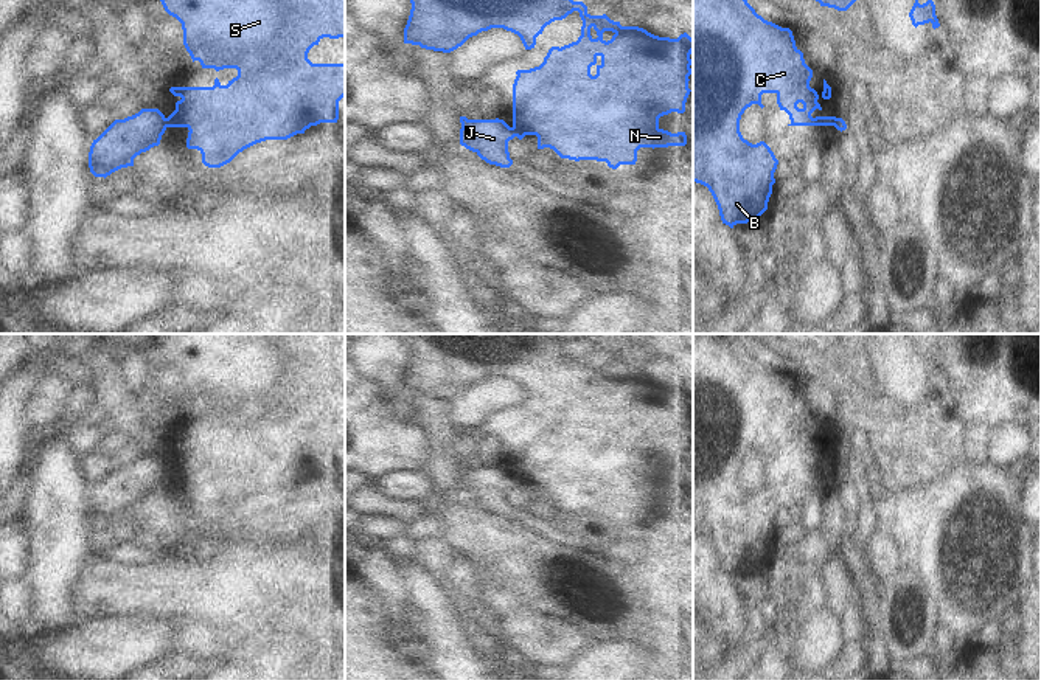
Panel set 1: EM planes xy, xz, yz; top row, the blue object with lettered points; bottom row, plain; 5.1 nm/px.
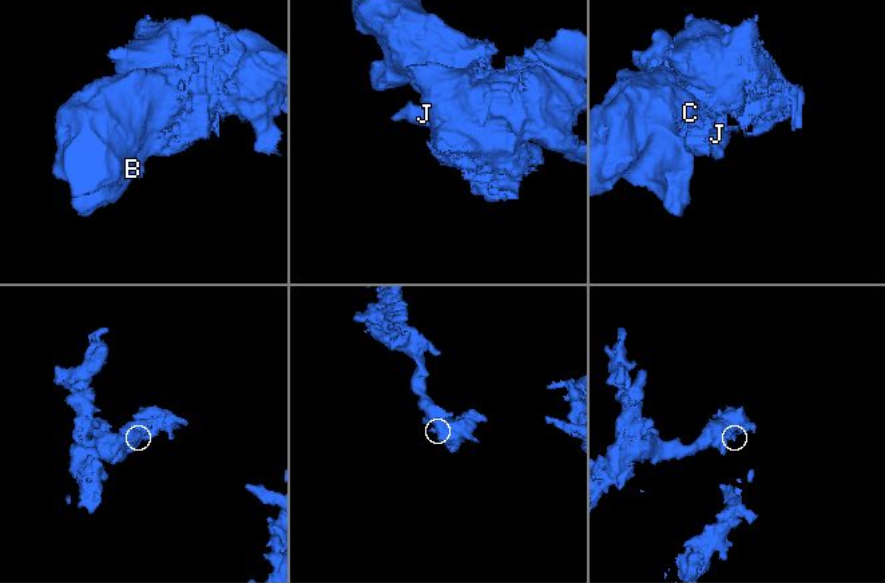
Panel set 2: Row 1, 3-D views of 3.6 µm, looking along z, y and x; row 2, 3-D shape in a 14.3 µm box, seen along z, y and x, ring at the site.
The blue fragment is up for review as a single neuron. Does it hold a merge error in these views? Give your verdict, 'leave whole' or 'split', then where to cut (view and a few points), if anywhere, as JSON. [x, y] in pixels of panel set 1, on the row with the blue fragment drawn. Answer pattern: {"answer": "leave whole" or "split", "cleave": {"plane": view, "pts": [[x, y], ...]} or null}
{"answer": "split", "cleave": {"plane": "xy", "pts": [[165, 118], [167, 126]]}}

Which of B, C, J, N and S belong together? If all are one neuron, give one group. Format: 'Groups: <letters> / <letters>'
Groups: B C N S / J.

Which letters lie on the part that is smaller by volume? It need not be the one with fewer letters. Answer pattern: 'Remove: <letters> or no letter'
Remove: J.

